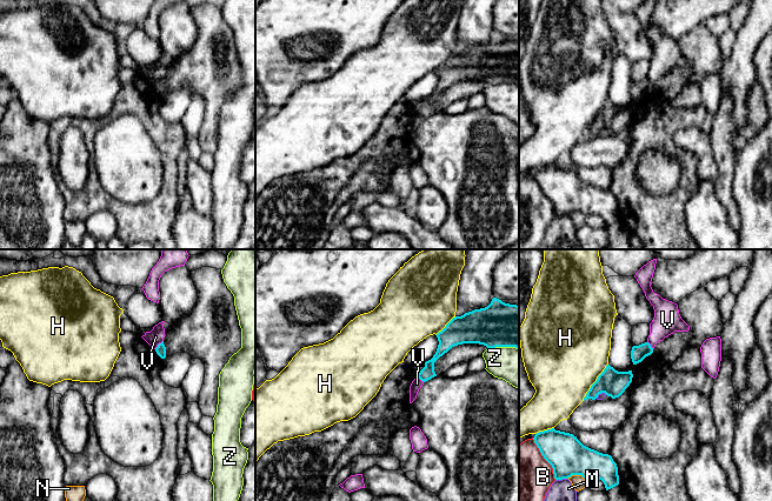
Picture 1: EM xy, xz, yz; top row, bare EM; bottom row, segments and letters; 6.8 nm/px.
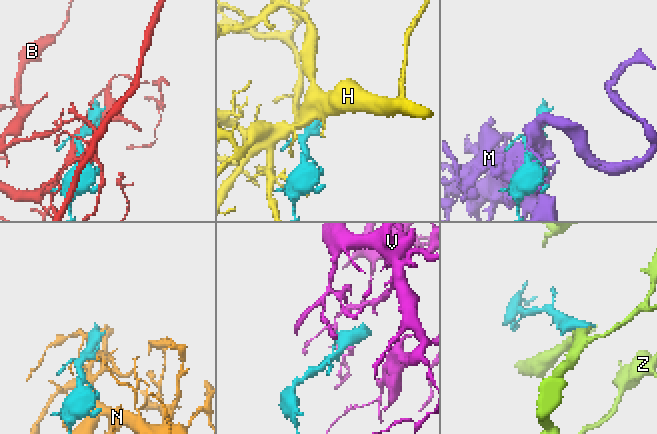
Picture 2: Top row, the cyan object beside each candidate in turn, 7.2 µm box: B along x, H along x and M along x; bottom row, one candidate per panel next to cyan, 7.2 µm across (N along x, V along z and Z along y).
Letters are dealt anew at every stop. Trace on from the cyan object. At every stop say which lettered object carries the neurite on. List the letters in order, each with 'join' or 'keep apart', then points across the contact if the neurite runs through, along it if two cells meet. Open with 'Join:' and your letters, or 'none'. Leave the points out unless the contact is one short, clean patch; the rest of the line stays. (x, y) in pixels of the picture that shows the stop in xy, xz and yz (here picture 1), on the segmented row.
Join: none
B: keep apart
H: keep apart
M: keep apart
N: keep apart; border yz (567, 478), (580, 475), (584, 479)
V: keep apart; border xy (162, 340), (154, 348)
Z: keep apart

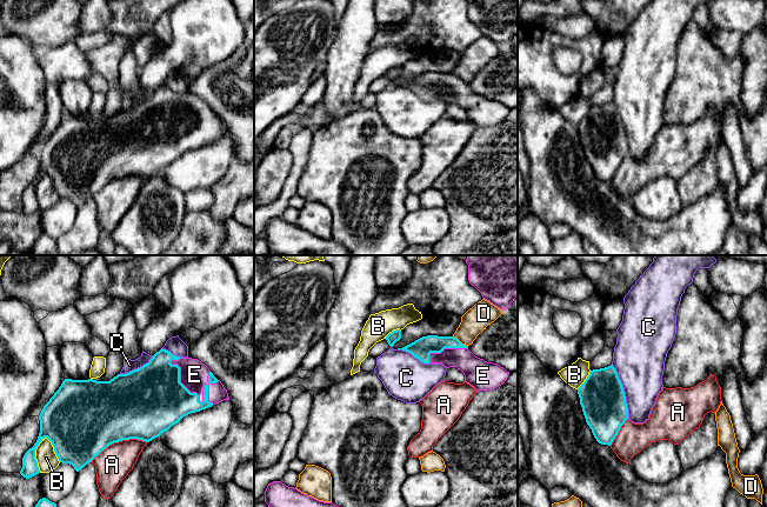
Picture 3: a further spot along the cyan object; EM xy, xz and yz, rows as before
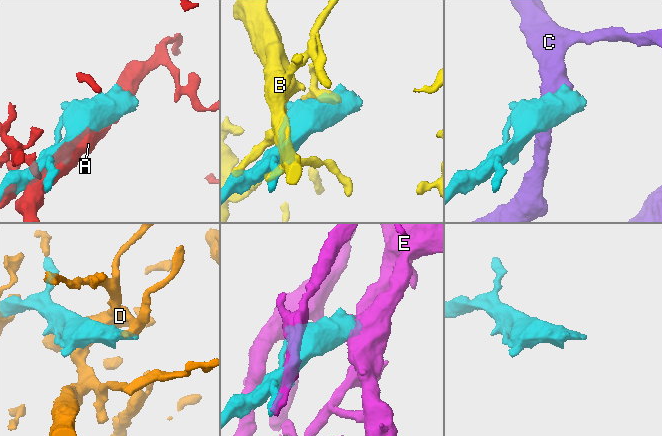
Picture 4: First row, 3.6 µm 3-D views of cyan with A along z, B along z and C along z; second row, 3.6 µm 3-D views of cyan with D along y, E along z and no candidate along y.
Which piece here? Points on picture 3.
Join: E
A: keep apart
B: keep apart
C: keep apart
D: keep apart
E: join

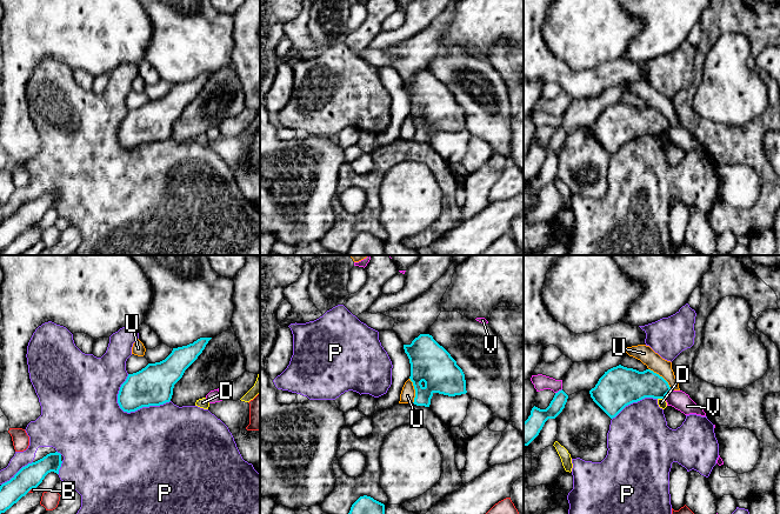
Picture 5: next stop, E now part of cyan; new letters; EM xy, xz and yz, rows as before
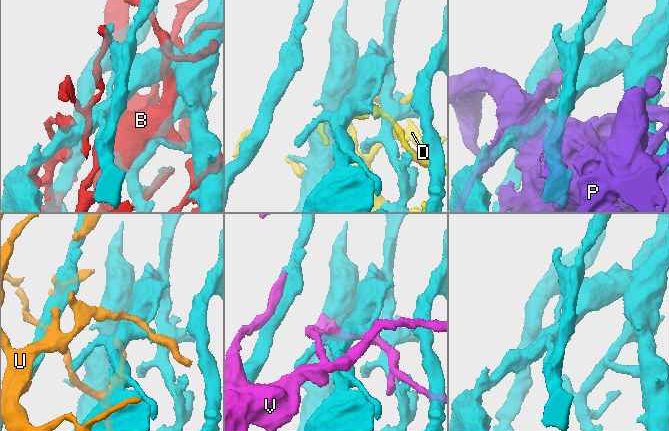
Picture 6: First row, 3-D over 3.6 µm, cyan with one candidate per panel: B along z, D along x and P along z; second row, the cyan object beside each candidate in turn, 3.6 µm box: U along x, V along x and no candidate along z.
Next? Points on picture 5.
Join: none
B: keep apart
D: keep apart
P: keep apart
U: keep apart
V: keep apart

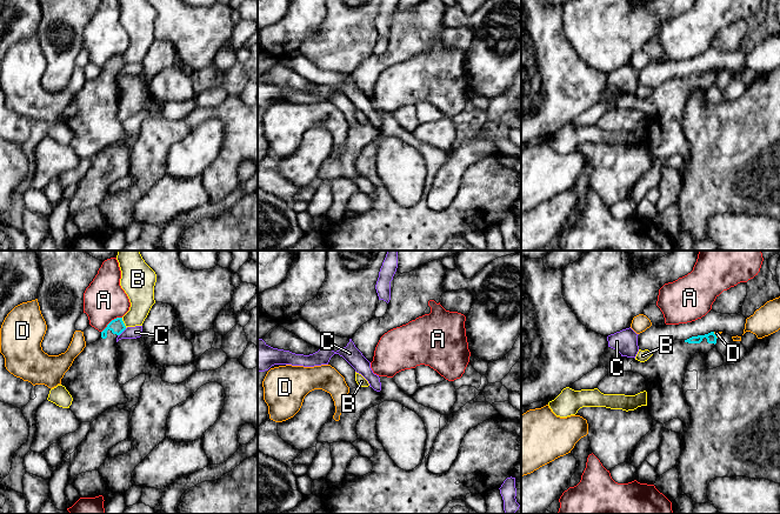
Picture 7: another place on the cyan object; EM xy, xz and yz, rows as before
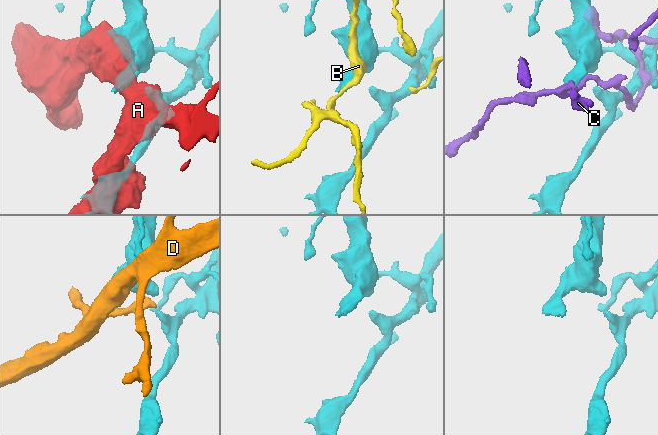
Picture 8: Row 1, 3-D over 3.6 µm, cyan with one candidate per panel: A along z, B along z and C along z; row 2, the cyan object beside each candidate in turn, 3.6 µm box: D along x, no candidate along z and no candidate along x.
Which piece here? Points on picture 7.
Join: none
A: keep apart
B: keep apart
C: keep apart
D: keep apart

